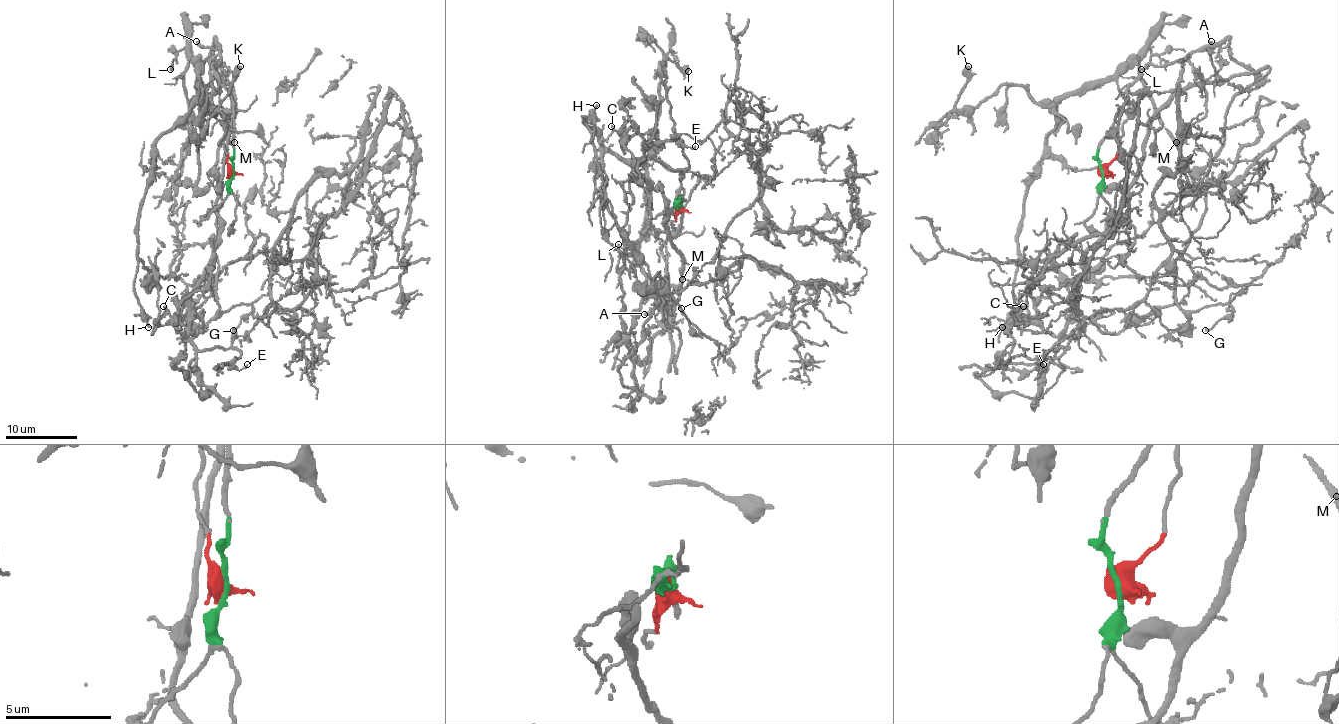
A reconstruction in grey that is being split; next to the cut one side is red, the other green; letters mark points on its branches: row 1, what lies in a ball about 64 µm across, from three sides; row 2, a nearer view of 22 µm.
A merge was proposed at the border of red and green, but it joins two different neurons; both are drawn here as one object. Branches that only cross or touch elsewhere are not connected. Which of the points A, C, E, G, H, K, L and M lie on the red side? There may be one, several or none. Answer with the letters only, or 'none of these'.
H, K, L

